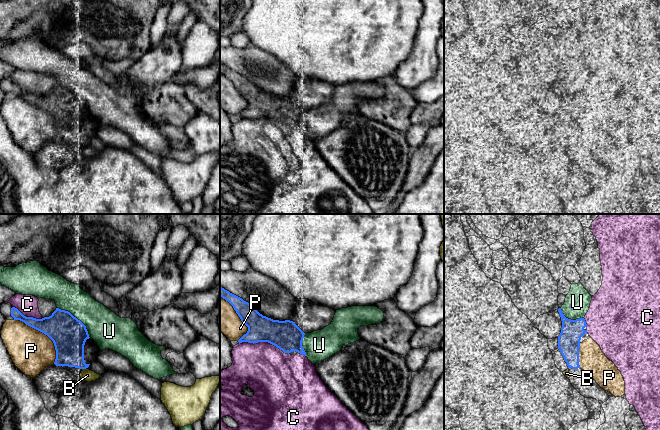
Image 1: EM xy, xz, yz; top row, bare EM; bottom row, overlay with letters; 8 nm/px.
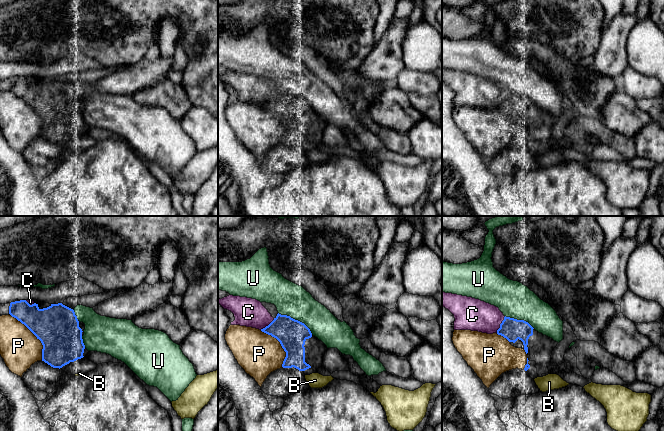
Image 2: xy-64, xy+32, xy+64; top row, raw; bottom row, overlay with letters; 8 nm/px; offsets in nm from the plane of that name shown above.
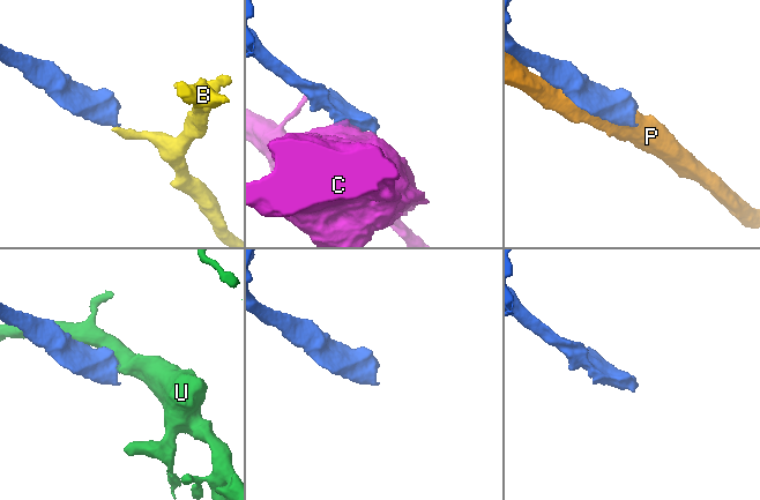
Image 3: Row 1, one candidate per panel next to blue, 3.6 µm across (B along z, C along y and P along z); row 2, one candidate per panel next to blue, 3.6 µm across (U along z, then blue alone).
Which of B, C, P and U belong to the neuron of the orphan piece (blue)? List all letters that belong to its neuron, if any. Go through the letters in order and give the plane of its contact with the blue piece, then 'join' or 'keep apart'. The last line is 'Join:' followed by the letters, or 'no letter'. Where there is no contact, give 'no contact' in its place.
B: contact in xy; keep apart
C: contact in xz; keep apart
P: contact in xy; keep apart
U: contact in xy; keep apart
Join: no letter

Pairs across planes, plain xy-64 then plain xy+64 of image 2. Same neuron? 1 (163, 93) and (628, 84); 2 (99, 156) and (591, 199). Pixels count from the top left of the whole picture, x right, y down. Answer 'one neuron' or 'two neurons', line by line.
1: two neurons
2: one neuron

